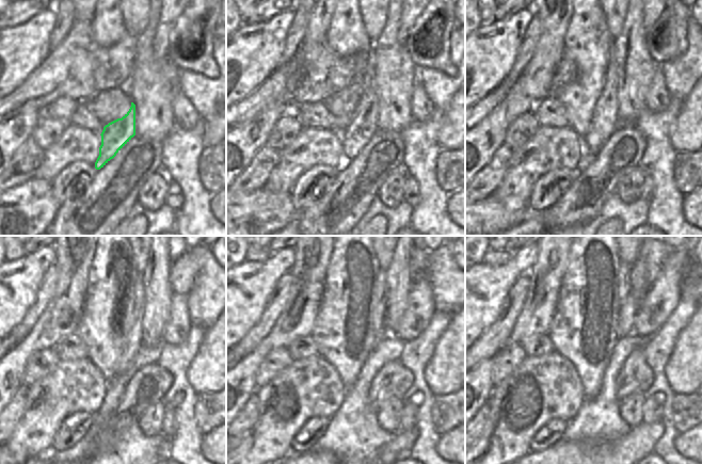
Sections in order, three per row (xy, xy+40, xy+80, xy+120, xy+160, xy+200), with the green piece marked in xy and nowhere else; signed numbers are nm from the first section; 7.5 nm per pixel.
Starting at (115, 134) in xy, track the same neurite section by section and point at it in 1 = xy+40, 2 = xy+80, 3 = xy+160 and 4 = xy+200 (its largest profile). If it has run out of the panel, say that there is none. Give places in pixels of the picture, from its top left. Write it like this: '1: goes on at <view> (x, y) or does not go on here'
1: goes on at xy+40 (363, 126)
2: goes on at xy+80 (605, 121)
3: goes on at xy+160 (379, 317)
4: goes on at xy+200 (624, 269)

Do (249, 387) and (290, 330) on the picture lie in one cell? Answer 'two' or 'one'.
one

